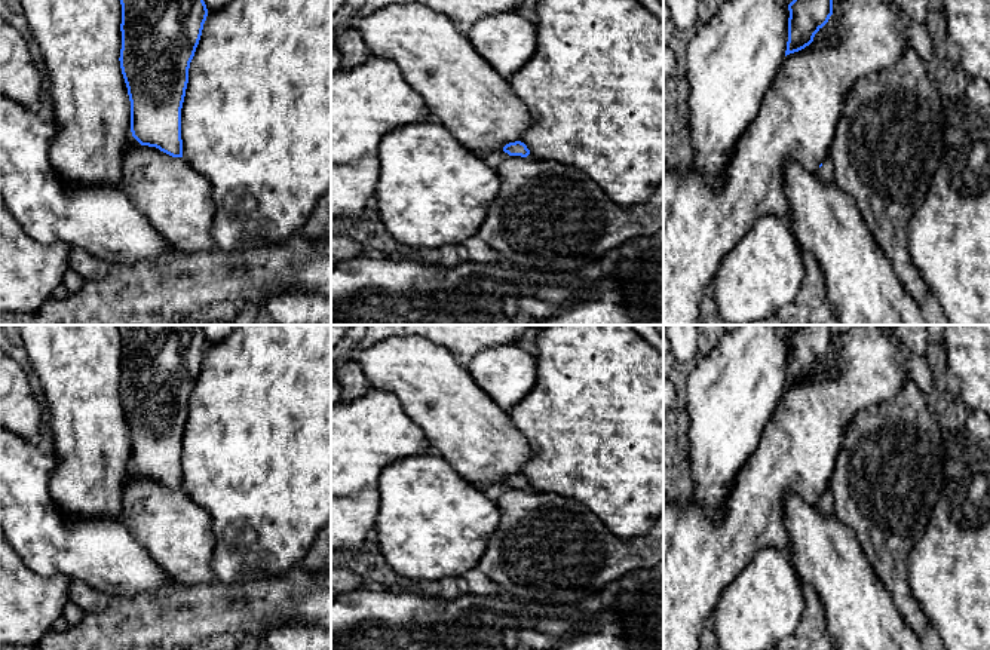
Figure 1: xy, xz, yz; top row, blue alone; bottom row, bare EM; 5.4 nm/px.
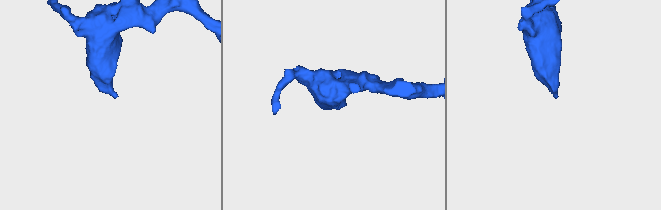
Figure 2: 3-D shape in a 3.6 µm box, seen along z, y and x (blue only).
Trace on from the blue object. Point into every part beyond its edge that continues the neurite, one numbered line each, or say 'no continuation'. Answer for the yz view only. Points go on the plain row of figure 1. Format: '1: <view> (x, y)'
1: yz (825, 505)

